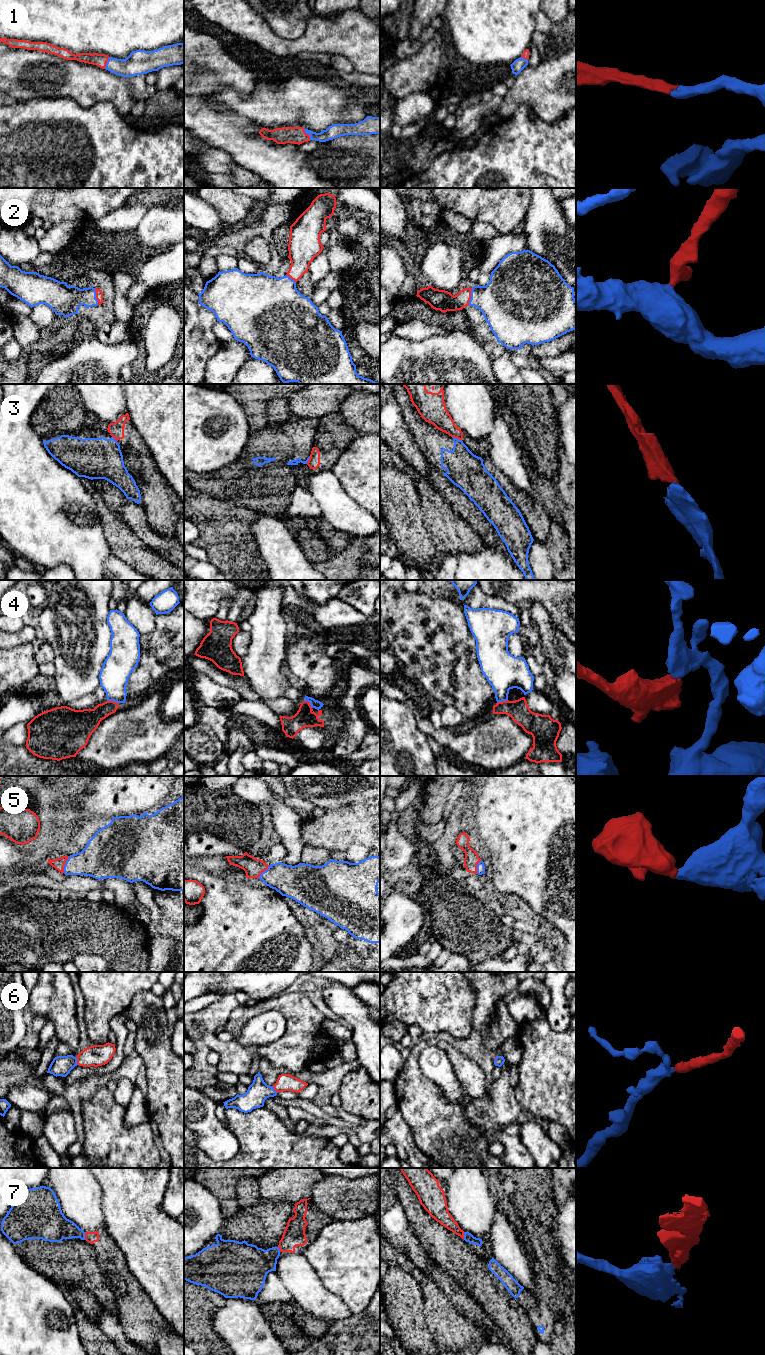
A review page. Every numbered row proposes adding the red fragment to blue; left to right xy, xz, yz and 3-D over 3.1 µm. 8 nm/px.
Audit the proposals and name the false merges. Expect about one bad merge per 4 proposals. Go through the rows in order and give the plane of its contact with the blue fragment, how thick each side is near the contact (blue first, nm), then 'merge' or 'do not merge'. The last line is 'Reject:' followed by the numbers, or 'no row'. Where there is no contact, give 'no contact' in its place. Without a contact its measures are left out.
1: meets blue in xz; 110 nm thick on the blue side, 140 nm on the other; merge
2: meets blue in xy; 240 nm thick on the blue side, 60 nm on the other; merge
3: meets blue in yz; 280 nm thick on the blue side, 170 nm on the other; do not merge
4: meets blue in xy; 240 nm thick on the blue side, 180 nm on the other; do not merge
5: meets blue in xy; 260 nm thick on the blue side, 90 nm on the other; merge
6: meets blue in xy; 160 nm thick on the blue side, 180 nm on the other; merge
7: meets blue in xy; 240 nm thick on the blue side, 90 nm on the other; do not merge
Reject: 3, 4, 7

